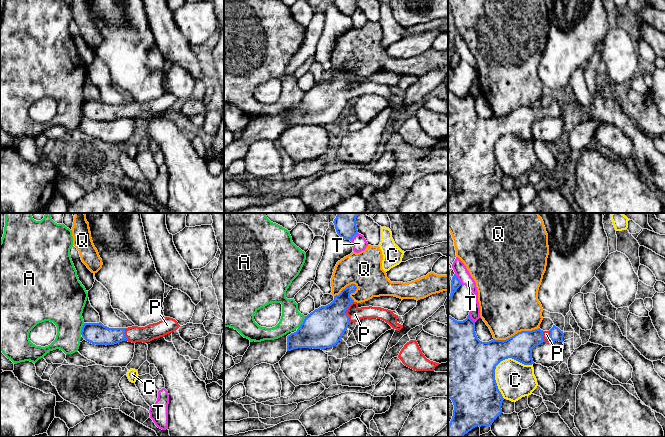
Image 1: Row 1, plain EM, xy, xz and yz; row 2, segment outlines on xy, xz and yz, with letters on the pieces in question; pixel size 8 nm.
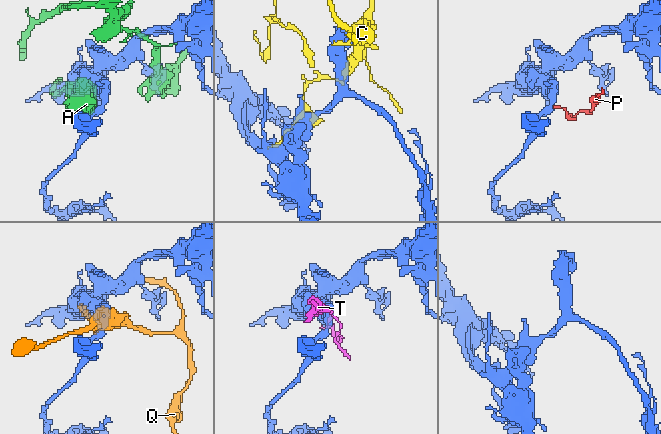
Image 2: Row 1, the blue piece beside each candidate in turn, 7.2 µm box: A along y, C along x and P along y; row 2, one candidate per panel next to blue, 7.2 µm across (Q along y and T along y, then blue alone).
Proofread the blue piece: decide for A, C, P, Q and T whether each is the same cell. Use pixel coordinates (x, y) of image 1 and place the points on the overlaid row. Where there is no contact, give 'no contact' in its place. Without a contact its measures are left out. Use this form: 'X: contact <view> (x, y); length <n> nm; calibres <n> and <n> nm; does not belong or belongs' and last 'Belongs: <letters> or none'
A: contact xz (303, 322); length 120 nm; calibres 320 and 170 nm; does not belong
C: contact yz (498, 363); length 380 nm; calibres 460 and 300 nm; does not belong
P: contact xz (344, 312); length 180 nm; calibres 320 and 120 nm; belongs
Q: contact yz (517, 333); length 380 nm; calibres 220 and 480 nm; does not belong
T: contact xz (354, 235); length 90 nm; calibres 180 and 120 nm; does not belong
Belongs: P

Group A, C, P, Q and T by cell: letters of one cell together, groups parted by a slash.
A / C / P / Q / T

